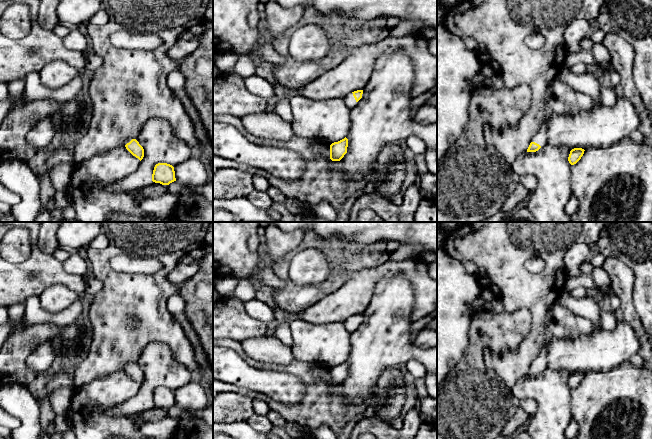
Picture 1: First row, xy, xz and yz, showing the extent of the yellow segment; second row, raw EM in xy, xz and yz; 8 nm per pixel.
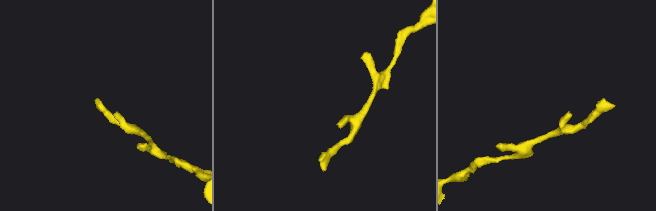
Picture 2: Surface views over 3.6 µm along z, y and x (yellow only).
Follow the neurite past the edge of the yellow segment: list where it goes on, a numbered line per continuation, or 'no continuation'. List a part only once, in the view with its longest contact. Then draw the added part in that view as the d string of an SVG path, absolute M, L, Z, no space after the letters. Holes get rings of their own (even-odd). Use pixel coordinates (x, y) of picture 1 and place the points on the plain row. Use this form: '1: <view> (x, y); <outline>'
1: xz (349, 323); M350 317L345 321L345 326L346 326L347 330L351 333L353 333L357 327L353 320L353 317Z

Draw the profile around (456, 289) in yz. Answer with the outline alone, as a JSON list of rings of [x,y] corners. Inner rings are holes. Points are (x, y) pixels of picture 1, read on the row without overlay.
[[[437,249],[437,388],[461,360],[467,348],[472,304],[480,292],[477,278],[467,272],[463,263],[449,256],[444,249]]]

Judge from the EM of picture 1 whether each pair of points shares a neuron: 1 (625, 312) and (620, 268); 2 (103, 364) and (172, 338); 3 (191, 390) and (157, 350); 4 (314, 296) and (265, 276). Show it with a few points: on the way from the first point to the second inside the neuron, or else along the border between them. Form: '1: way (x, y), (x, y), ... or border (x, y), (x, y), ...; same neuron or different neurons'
1: way (625, 301), (622, 279); same neuron
2: way (120, 358), (146, 335), (155, 335); same neuron
3: border (194, 377), (173, 390); different neurons
4: border (271, 264), (272, 270), (284, 283), (281, 289); different neurons

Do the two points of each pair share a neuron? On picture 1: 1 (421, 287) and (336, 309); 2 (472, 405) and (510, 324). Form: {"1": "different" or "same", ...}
{"1": "same", "2": "same"}

